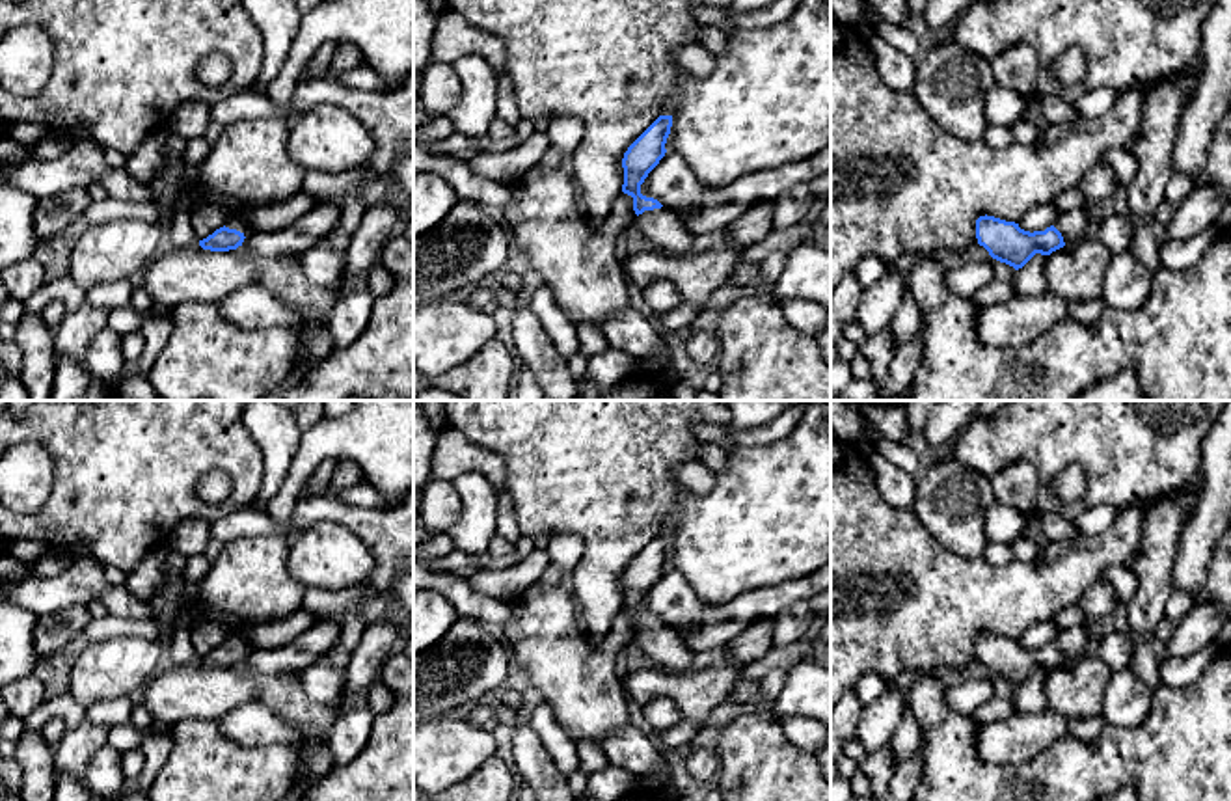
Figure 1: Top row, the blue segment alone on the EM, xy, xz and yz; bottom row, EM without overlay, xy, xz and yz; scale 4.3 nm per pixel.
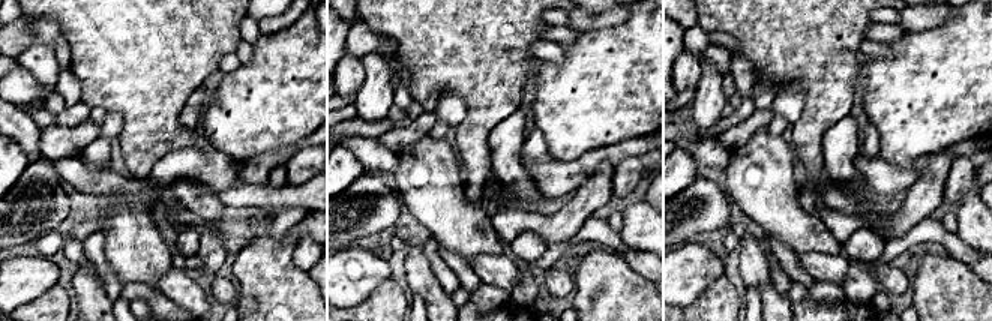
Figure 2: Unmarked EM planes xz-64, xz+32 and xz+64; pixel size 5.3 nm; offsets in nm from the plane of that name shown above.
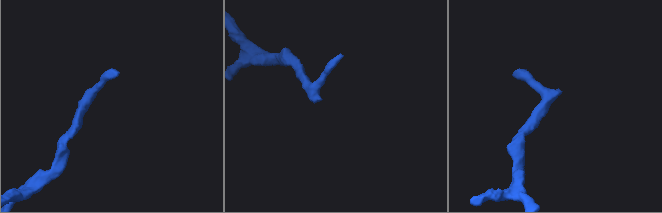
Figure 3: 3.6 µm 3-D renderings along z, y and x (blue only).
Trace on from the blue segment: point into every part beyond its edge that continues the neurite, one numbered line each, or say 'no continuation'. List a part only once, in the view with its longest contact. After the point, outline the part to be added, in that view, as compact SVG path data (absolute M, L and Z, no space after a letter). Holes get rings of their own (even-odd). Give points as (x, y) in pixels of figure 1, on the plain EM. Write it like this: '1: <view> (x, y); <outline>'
1: xz (663, 645); M665 624L644 628L637 633L635 643L667 672L685 674L691 669L695 652L683 645L676 630Z

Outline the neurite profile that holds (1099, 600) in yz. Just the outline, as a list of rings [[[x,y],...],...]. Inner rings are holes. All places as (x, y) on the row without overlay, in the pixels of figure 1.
[[[1108,581],[1091,585],[1076,602],[1082,609],[1084,622],[1095,626],[1101,618],[1110,617],[1121,600]]]

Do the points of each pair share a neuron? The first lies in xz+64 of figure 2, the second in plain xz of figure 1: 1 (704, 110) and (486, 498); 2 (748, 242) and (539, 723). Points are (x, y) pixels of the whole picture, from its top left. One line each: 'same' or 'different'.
1: same
2: different

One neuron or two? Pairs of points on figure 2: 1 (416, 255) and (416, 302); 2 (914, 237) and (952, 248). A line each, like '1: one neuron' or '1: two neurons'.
1: two neurons
2: one neuron

